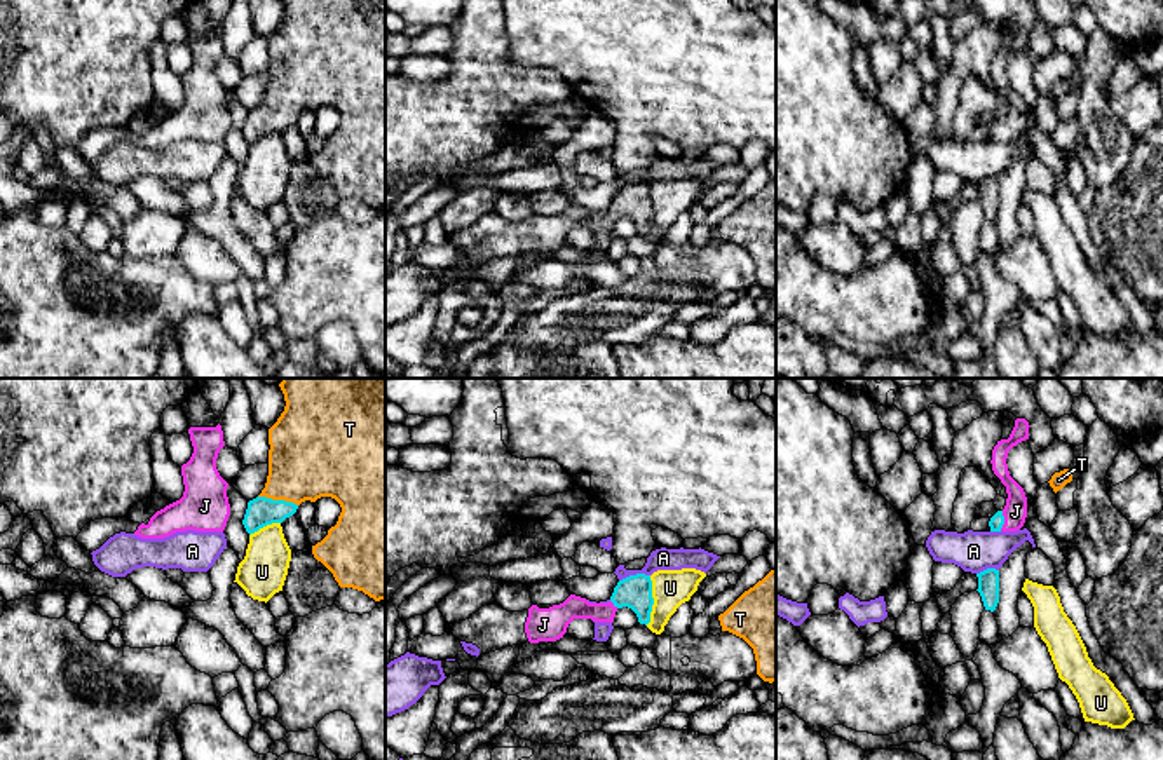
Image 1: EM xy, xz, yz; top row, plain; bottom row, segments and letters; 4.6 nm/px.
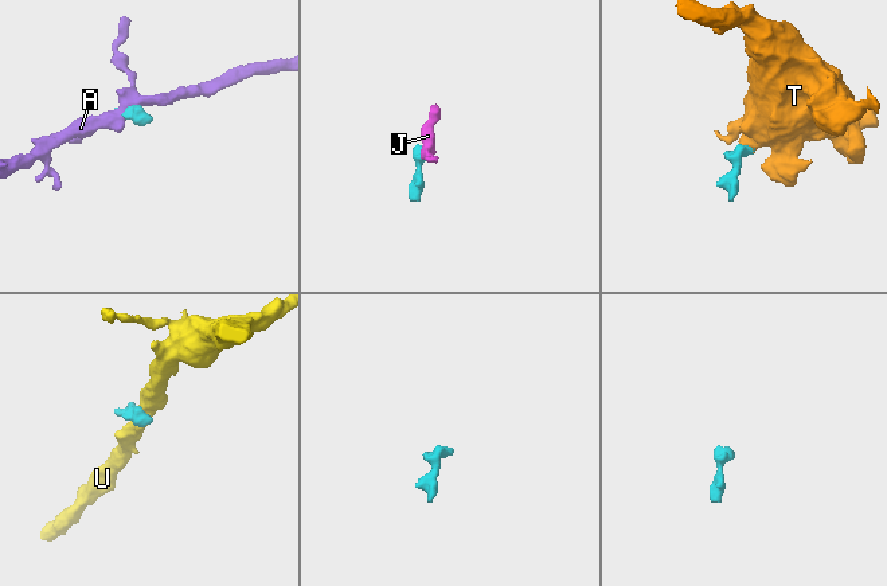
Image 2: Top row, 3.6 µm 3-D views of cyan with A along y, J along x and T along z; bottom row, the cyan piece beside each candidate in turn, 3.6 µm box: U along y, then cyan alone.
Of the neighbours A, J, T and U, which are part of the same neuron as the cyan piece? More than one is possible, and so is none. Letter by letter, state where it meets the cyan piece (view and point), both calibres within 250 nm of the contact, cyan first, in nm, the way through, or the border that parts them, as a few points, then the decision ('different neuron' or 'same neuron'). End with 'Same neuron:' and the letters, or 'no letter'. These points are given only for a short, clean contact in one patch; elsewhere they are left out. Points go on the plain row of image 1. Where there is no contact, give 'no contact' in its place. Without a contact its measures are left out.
A: meets cyan in xz at (633, 185); 160 nm thick on the cyan side, 100 nm on the other; border along xz (649, 183), (630, 183), (619, 190); different neuron
J: meets cyan in yz at (1003, 129); 70 nm thick on the cyan side, 110 nm on the other; runs through yz (996, 131), (1003, 129), (1015, 121); same neuron
T: meets cyan in xy at (278, 110); 140 nm thick on the cyan side, 380 nm on the other; runs through xy (262, 121), (278, 110), (309, 67); same neuron
U: meets cyan in xz at (652, 210); 160 nm thick on the cyan side, 180 nm on the other; border along xz (651, 185), (652, 220), (646, 234); different neuron
Same neuron: J, T

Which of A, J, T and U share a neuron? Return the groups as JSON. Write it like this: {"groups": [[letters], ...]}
{"groups": [["A"], ["J", "T"], ["U"]]}

